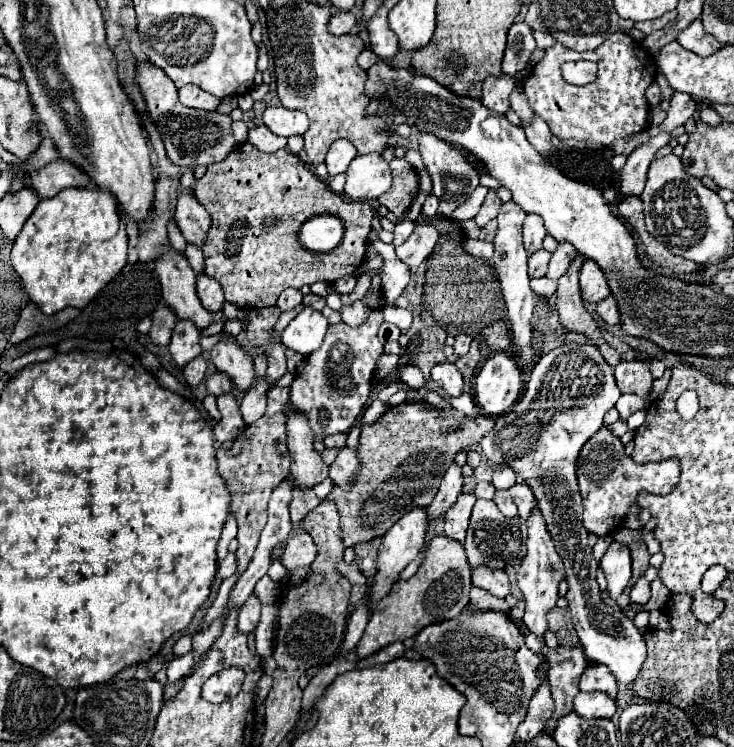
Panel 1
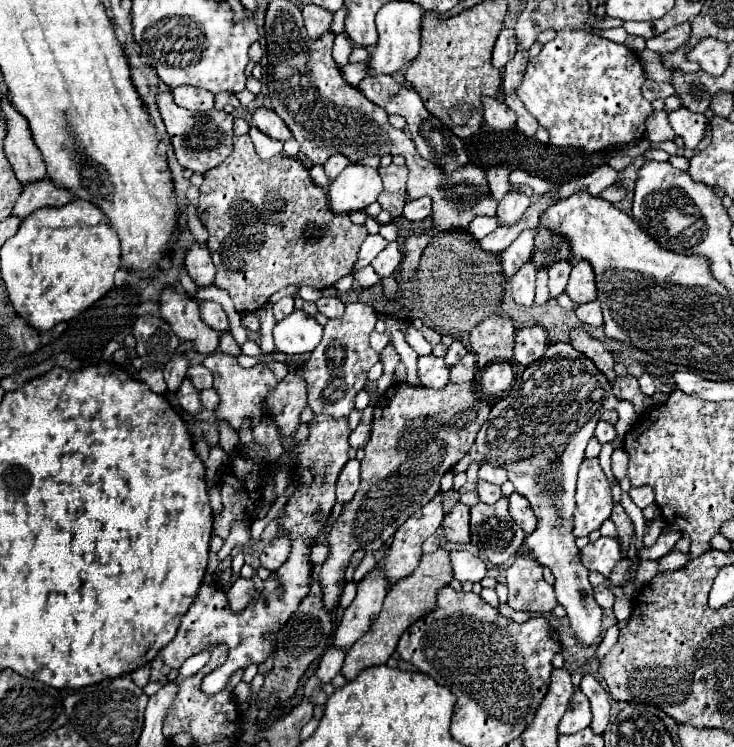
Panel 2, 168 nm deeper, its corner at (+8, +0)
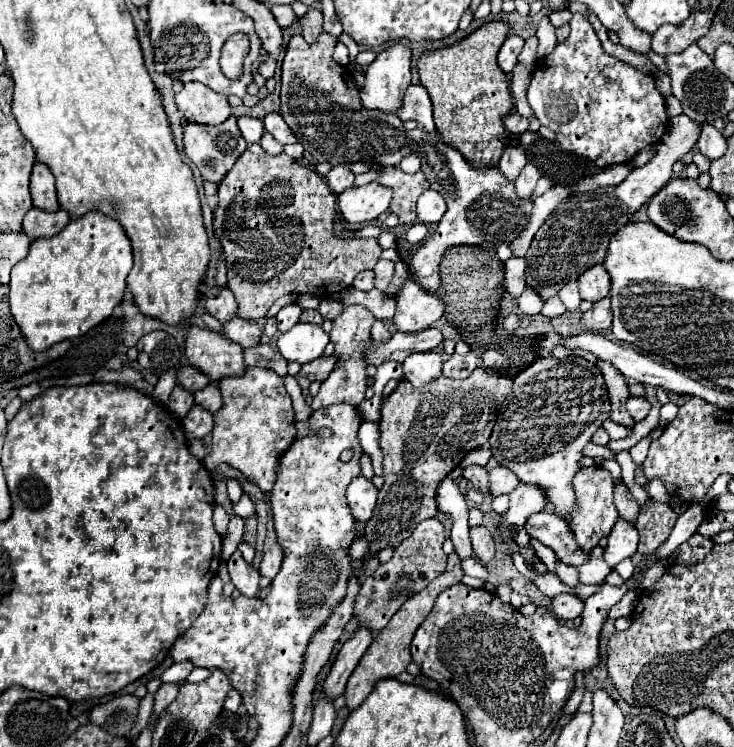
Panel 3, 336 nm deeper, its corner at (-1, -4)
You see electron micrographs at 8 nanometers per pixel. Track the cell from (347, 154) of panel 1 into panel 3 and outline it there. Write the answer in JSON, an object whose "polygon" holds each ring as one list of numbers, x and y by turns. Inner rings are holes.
{"polygon":[[334,166,334,168,328,172,326,182,328,182,328,186,332,188,332,192,340,194,340,192,344,192,346,188,350,188,350,186,354,184,354,174,350,172,348,166]]}

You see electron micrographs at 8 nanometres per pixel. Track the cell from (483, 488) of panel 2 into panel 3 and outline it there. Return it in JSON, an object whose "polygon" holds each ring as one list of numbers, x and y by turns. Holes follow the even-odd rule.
{"polygon":[[470,466,464,470,464,478,470,480,476,490,480,490,482,494,488,494,488,472,486,472,486,468]]}

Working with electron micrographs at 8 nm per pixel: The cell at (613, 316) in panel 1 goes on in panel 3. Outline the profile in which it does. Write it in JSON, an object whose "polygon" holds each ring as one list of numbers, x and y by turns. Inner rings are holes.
{"polygon":[[604,298,600,302,594,304,594,308,590,308,586,312,586,330,606,330,612,324,612,312,610,312,610,298]]}

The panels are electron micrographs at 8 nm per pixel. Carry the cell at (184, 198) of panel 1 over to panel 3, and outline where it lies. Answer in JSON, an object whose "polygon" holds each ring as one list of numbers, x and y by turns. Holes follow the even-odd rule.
{"polygon":[[218,286,218,294,206,298,206,310,212,316,216,316,220,322,230,320,236,314,236,300,234,300,234,294,230,292,230,288]]}

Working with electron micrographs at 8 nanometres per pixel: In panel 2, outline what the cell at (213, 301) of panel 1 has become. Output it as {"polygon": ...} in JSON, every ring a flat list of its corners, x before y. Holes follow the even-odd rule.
{"polygon":[[203,300,203,302,199,304,199,308,201,308,201,320,203,320,209,328,213,328,213,330,217,330,217,332,231,332,227,314,223,312,221,304]]}

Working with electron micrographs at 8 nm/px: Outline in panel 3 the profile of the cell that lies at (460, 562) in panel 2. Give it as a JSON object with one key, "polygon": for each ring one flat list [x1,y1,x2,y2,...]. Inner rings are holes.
{"polygon":[[448,476,440,488,438,488,438,508,446,514,452,516,452,534,450,540,454,542,456,554,464,560,472,556,472,546,468,538,468,506,466,506,466,496,460,492,458,484]]}

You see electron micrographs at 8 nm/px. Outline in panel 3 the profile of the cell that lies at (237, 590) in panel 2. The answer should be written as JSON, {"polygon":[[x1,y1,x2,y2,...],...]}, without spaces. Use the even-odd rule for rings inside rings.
{"polygon":[[236,550,230,560,226,562,228,564,228,572,230,572,230,578,234,582,234,586,242,592,242,596,246,598,256,598,258,596,258,582,260,582,260,574,258,570,248,564,239,550]]}

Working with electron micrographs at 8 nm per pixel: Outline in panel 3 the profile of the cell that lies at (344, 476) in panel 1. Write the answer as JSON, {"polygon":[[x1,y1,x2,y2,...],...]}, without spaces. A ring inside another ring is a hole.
{"polygon":[[356,476,356,480,352,480,352,484,348,486,348,492,346,492,346,500,348,500,350,512,356,520,366,522,372,516,372,510,376,504,376,494,378,494,378,490,368,478]]}

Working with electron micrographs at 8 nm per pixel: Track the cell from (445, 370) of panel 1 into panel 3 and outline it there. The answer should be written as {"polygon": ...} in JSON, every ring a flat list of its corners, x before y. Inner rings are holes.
{"polygon":[[420,352,420,354,408,356,408,360,404,360,402,368,404,368,406,380,410,380,414,386,424,386,424,384,430,384,432,380,440,378,442,364,444,362,442,362,440,354]]}

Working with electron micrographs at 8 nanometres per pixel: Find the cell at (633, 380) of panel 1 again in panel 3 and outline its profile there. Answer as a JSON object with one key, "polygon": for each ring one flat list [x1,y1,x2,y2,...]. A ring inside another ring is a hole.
{"polygon":[[630,396,628,402,626,402,626,408,628,408,630,416,632,416,636,422,640,422,640,420,644,420,644,418,648,416,648,412,650,412,650,402,648,402,648,398,644,398,644,396]]}

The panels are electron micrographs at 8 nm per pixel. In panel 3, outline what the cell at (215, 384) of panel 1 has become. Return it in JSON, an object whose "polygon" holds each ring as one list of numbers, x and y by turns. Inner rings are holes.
{"polygon":[[184,366,180,368,178,372,178,384,182,384,186,390,190,392,196,392,196,390,202,390,210,384,212,380,208,380,208,376,204,376,198,368,192,368,192,366]]}

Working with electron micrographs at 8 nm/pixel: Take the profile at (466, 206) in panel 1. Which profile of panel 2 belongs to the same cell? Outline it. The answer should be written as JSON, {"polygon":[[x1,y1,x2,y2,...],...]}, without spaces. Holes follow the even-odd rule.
{"polygon":[[477,216,469,225,468,232,477,240,481,240,498,227,495,217]]}

